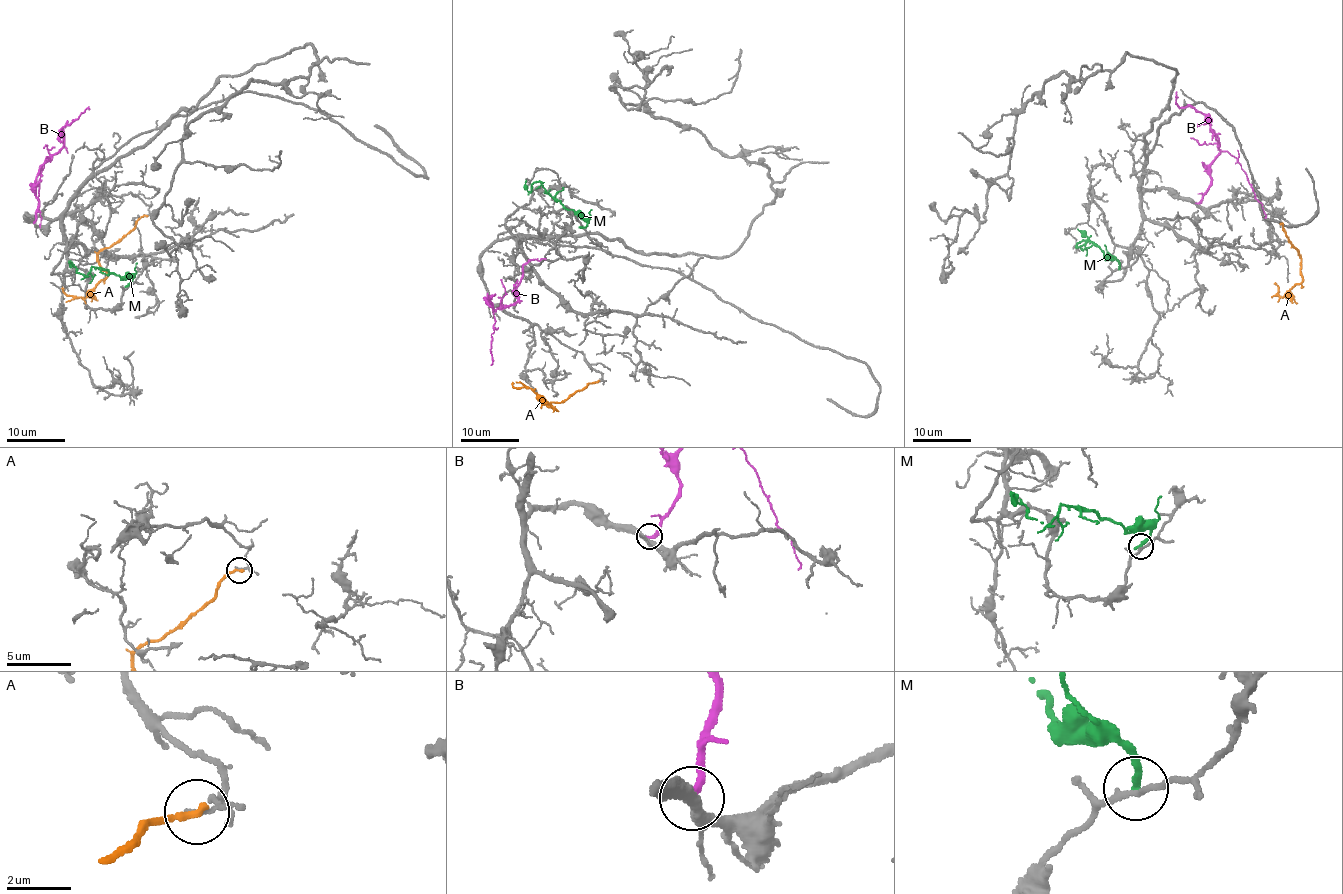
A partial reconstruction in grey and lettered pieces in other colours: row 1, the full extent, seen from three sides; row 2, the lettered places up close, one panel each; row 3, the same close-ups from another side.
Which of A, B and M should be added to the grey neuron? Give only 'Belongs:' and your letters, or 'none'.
Belongs: B

